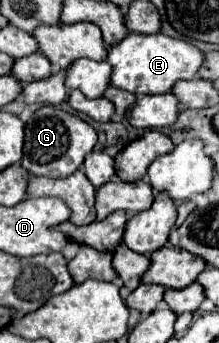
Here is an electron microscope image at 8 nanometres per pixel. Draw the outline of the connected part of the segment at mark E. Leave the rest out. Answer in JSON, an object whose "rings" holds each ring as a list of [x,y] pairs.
{"rings":[[[129,33],[121,43],[107,47],[107,59],[111,67],[111,87],[129,91],[133,95],[159,95],[169,93],[173,83],[181,79],[197,77],[203,63],[203,53],[183,39],[173,39],[167,35],[137,35]]]}

